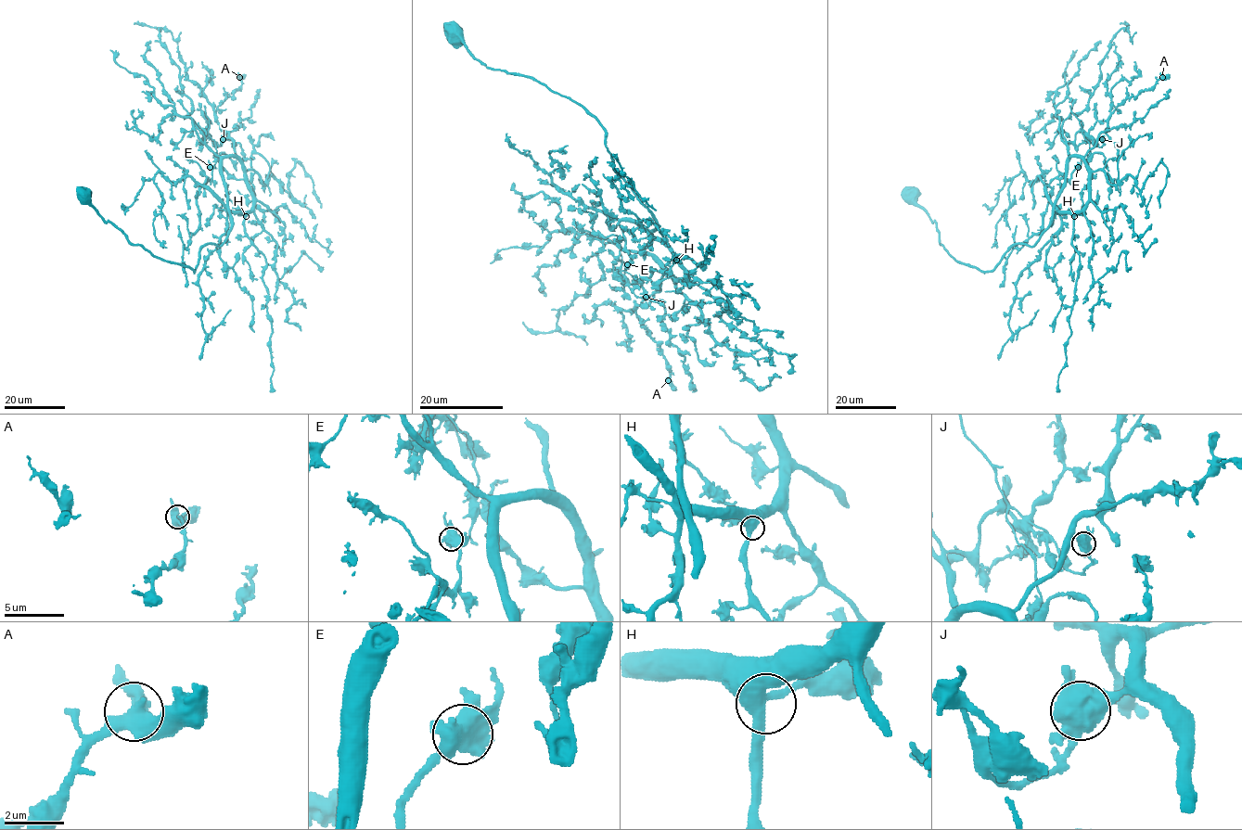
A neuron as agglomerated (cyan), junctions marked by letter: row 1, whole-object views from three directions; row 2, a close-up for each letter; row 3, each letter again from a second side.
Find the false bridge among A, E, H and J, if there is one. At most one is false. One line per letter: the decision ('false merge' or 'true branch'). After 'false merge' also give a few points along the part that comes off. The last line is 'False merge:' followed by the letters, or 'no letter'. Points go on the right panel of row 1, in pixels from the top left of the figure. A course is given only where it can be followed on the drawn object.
A: true branch
E: true branch
H: true branch
J: false merge; foreign part runs (1102, 139), (1103, 144), (1099, 146), (1094, 138), (1082, 131), (1090, 146), (1087, 168)
False merge: J

